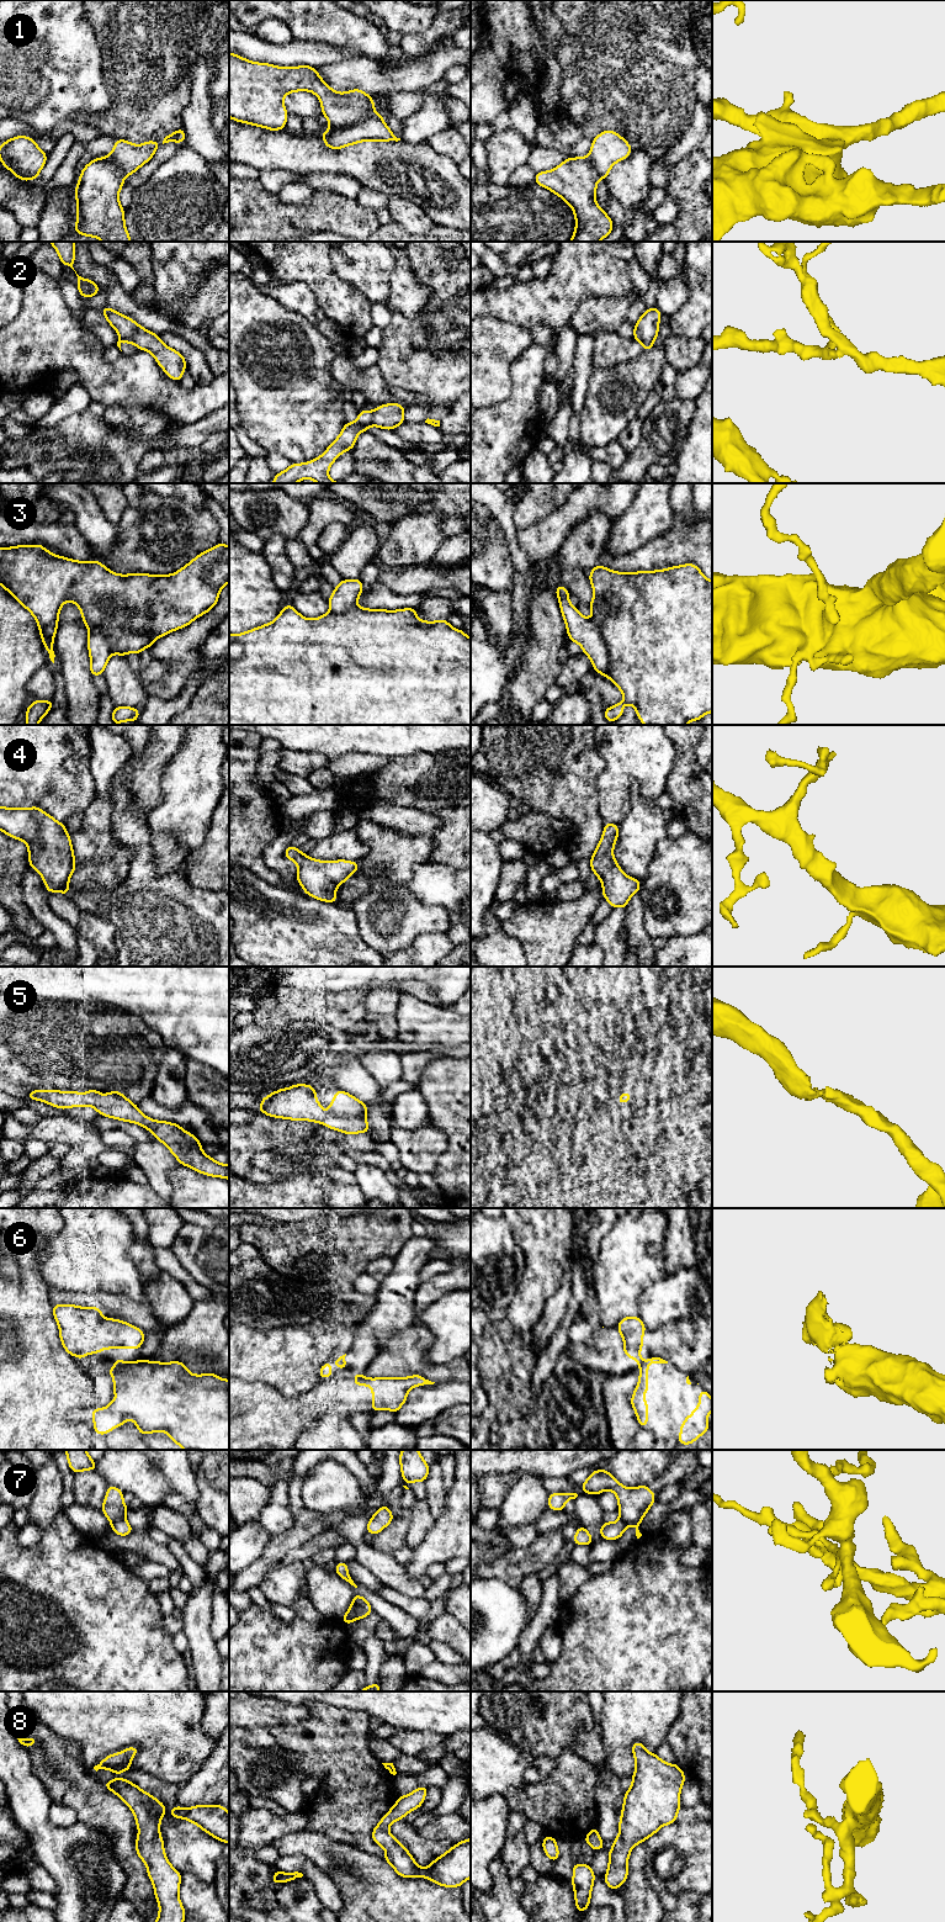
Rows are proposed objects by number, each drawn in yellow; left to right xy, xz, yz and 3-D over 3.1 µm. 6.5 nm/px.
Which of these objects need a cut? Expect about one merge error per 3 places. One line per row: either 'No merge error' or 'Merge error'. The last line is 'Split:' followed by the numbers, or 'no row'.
1: Merge error
2: Merge error
3: No merge error
4: No merge error
5: No merge error
6: Merge error
7: Merge error
8: No merge error
Split: 1, 2, 6, 7

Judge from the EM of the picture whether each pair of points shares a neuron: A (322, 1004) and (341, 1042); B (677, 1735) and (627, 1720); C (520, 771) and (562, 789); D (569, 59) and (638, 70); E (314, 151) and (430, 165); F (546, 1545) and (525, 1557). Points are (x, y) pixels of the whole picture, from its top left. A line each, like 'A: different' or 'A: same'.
A: different
B: different
C: same
D: different
E: same
F: same

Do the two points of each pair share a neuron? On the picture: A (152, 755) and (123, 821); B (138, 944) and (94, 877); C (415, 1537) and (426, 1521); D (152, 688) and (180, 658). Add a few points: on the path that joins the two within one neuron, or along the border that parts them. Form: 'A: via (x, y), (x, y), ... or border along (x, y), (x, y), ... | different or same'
A: border along (113, 778), (125, 784), (146, 817) | different
B: border along (110, 909), (107, 917) | different
C: via (415, 1534), (423, 1525) | same
D: via (162, 688), (180, 668) | same

